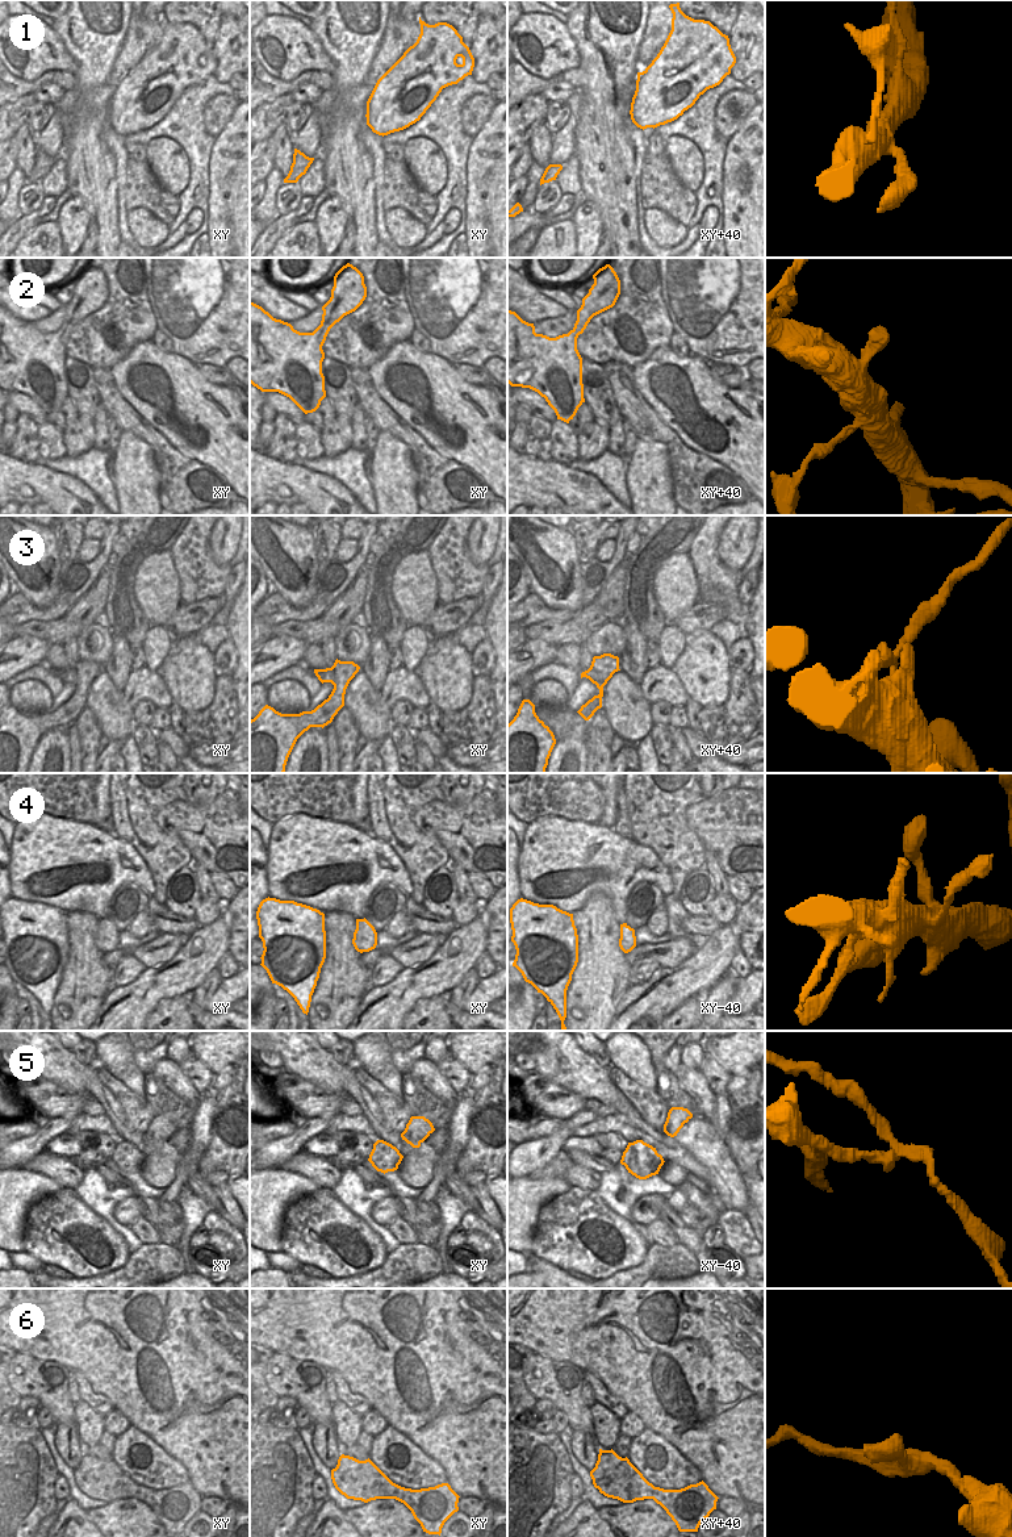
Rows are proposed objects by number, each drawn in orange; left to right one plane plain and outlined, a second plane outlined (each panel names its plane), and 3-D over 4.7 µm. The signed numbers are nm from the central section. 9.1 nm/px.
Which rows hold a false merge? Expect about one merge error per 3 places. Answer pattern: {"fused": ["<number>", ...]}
{"fused": ["3", "5"]}

